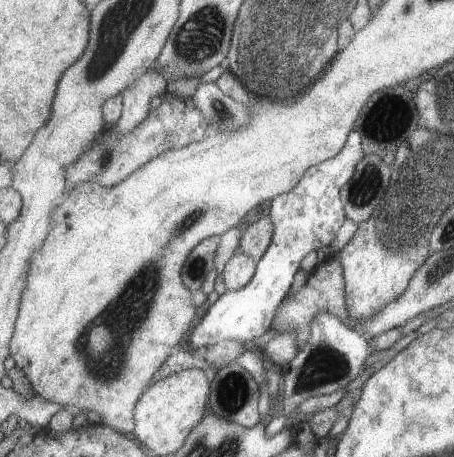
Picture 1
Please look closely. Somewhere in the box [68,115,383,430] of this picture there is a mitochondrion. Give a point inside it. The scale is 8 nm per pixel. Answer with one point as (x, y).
(123, 316)

